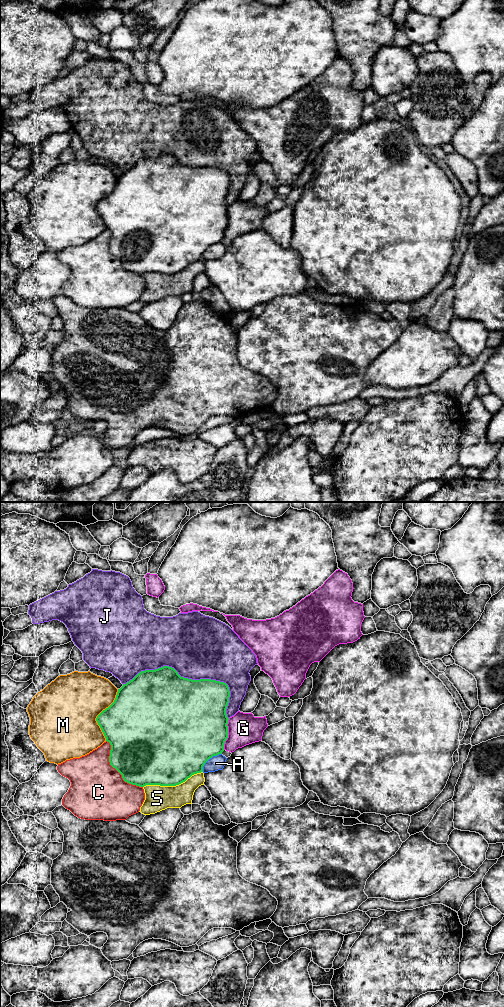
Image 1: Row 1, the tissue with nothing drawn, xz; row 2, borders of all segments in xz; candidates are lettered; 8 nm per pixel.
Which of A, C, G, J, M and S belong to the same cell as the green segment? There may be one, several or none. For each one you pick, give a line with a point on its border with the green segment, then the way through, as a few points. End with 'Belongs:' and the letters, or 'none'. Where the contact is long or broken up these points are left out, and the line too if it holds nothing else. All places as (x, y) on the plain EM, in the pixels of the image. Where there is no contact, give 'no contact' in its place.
Belongs: none

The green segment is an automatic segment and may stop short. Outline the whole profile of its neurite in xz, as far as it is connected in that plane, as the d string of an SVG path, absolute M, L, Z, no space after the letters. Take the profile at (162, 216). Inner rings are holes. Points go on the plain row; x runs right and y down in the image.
M163 154L155 158L141 159L132 168L123 172L123 174L118 177L114 190L96 206L106 229L111 233L109 244L110 253L122 263L125 270L139 275L146 273L176 274L185 270L192 263L203 260L205 251L213 244L222 242L224 239L224 232L228 226L227 212L229 206L227 205L226 197L229 191L229 185L229 175L224 170L211 167L192 168L184 166L181 165L174 156L169 154Z

